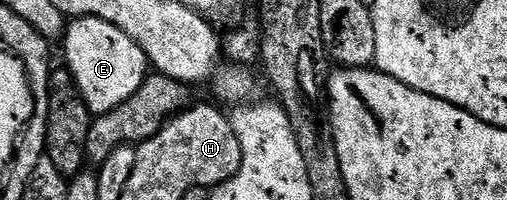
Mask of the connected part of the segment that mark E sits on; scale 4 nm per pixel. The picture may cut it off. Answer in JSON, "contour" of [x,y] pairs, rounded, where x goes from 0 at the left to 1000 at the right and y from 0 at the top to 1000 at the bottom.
{"contour":[[[158,80],[132,115],[122,180],[132,345],[144,370],[179,575],[219,560],[260,480],[288,400],[296,315],[276,230],[235,135],[187,80]]]}

